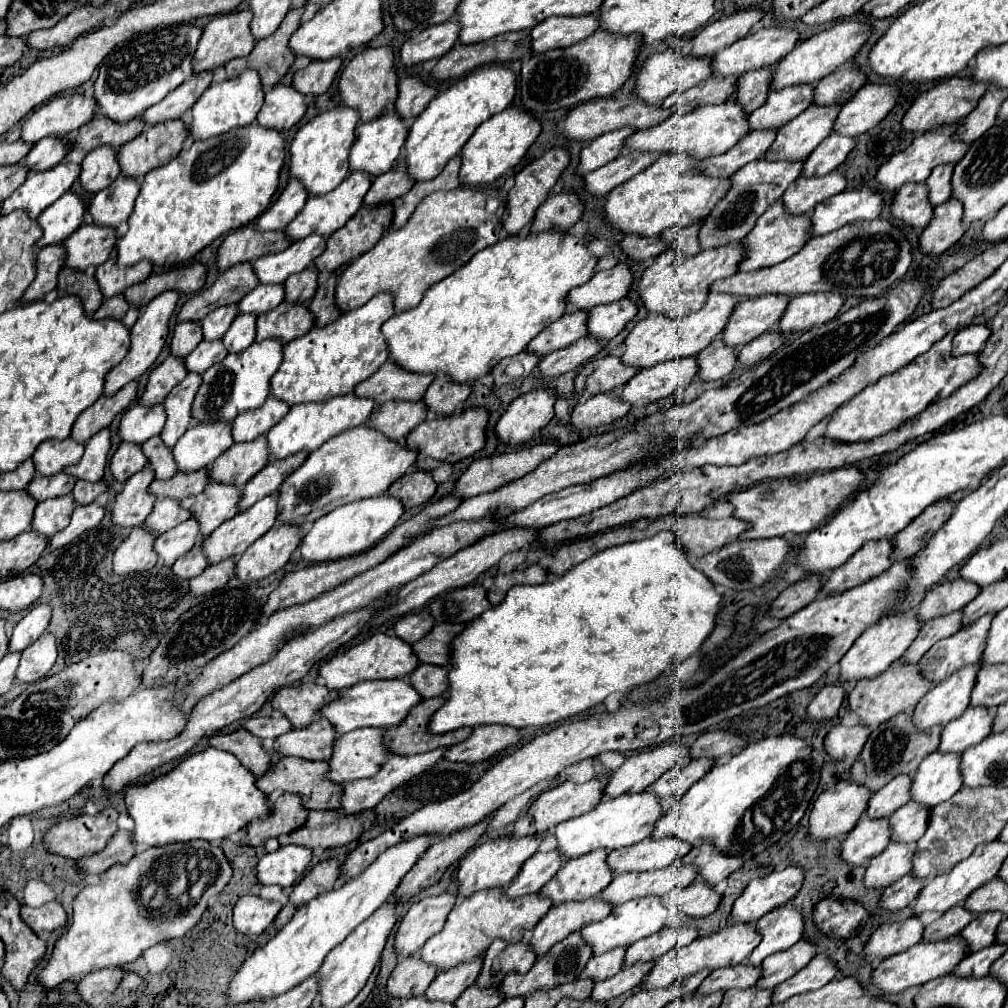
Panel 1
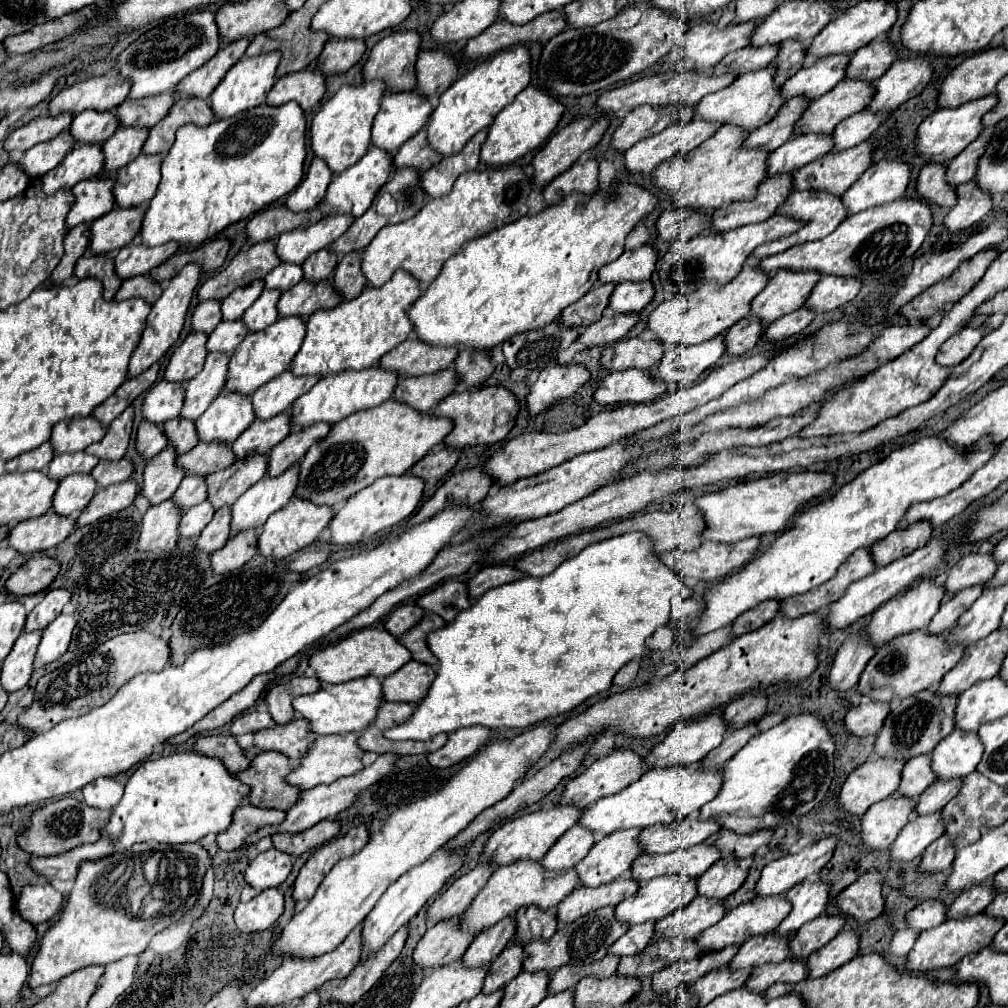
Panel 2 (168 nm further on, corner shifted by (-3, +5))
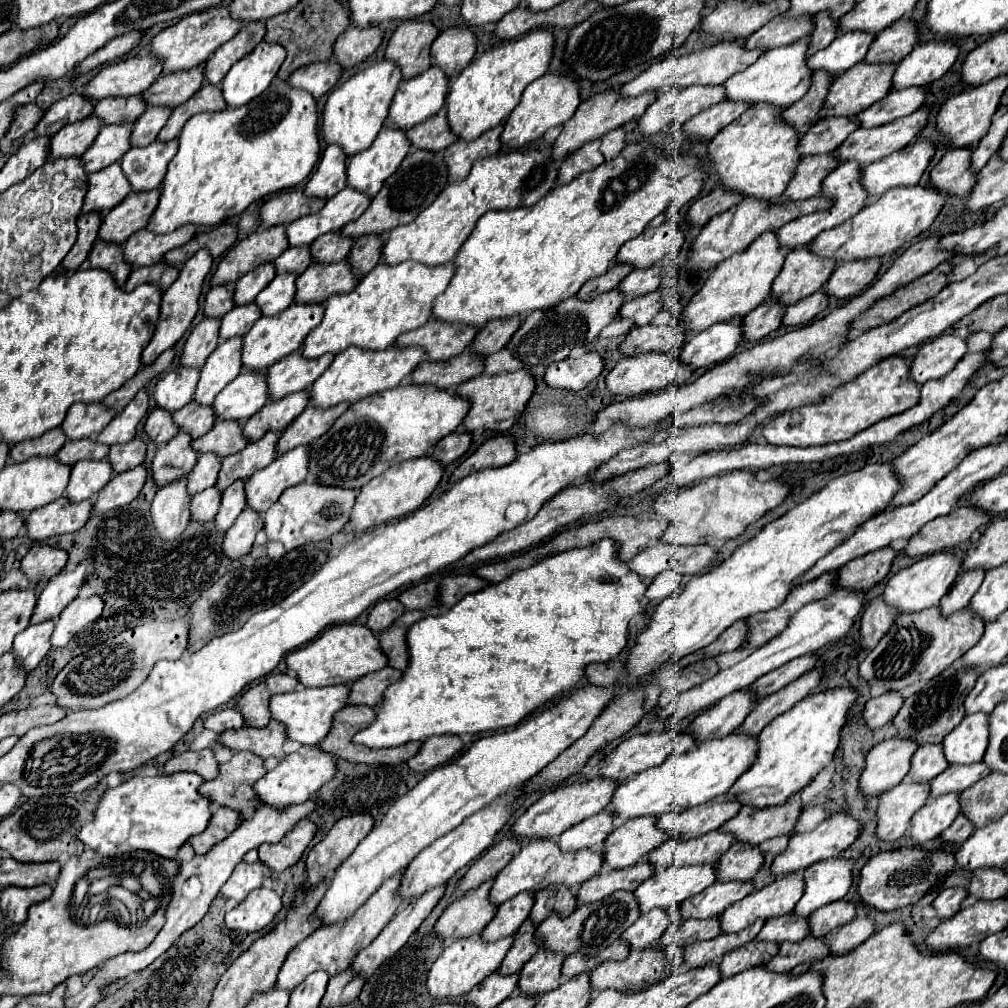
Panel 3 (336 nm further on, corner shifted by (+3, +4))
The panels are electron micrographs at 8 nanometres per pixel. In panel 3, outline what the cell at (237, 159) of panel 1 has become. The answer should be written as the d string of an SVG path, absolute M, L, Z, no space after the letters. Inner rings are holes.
M275 77L257 101L241 105L241 109L197 113L185 123L179 135L179 151L169 163L149 229L161 235L187 223L211 227L239 215L255 199L305 181L319 159L319 151L315 97Z

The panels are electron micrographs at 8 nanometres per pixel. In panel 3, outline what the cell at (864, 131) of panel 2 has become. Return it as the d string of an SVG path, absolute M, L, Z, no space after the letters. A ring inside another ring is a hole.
M927 85L923 87L913 87L913 89L901 89L901 91L891 91L885 99L877 101L869 109L861 111L857 117L861 121L861 127L877 127L891 123L899 117L915 113L923 101L925 101Z

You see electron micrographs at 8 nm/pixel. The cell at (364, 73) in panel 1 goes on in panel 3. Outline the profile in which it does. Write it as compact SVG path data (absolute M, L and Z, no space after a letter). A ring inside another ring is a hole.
M403 21L399 29L395 29L385 57L395 61L401 71L403 79L417 77L419 73L427 71L431 65L431 43L439 35L439 29L433 23L425 21Z

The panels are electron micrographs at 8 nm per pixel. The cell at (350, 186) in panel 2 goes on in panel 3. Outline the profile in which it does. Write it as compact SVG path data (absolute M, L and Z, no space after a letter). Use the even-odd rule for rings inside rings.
M385 125L369 149L349 159L347 185L375 197L383 187L383 181L397 171L409 149L411 141L407 139L407 133Z

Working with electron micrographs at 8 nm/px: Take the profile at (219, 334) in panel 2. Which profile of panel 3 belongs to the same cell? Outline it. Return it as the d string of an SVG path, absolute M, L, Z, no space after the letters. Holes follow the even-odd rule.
M249 303L249 305L237 305L233 311L229 311L223 319L221 319L221 341L227 341L235 335L245 335L253 323L261 317L261 309L257 303Z

